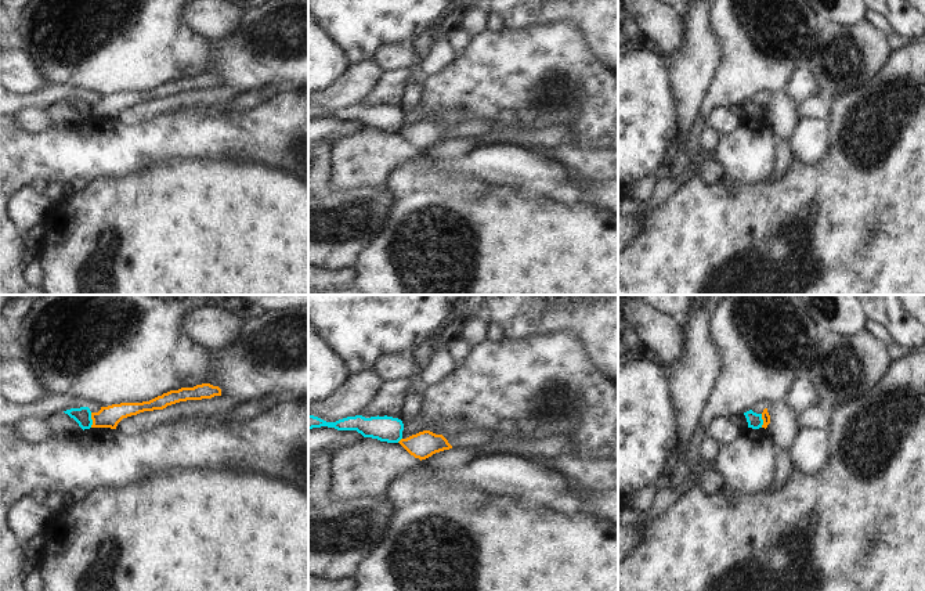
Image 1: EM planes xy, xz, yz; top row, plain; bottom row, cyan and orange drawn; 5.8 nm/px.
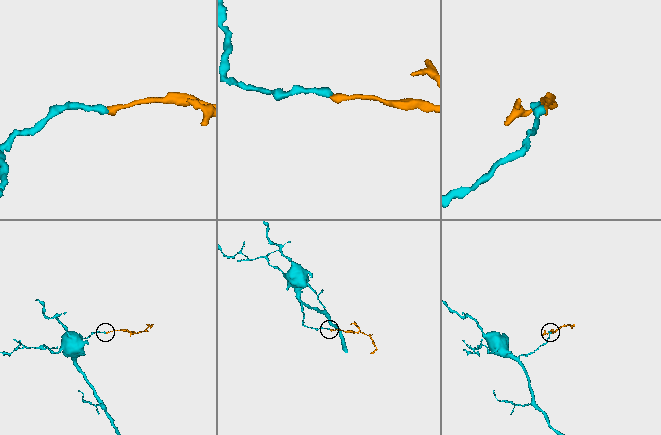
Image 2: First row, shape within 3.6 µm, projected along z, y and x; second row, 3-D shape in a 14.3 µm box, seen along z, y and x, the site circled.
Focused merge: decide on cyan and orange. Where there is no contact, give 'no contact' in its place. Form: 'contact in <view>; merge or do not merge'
contact in xy; do not merge

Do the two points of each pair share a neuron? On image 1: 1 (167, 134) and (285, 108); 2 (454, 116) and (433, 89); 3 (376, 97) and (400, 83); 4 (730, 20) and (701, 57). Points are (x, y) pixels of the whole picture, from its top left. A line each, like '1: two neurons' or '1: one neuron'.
1: one neuron
2: two neurons
3: one neuron
4: two neurons

